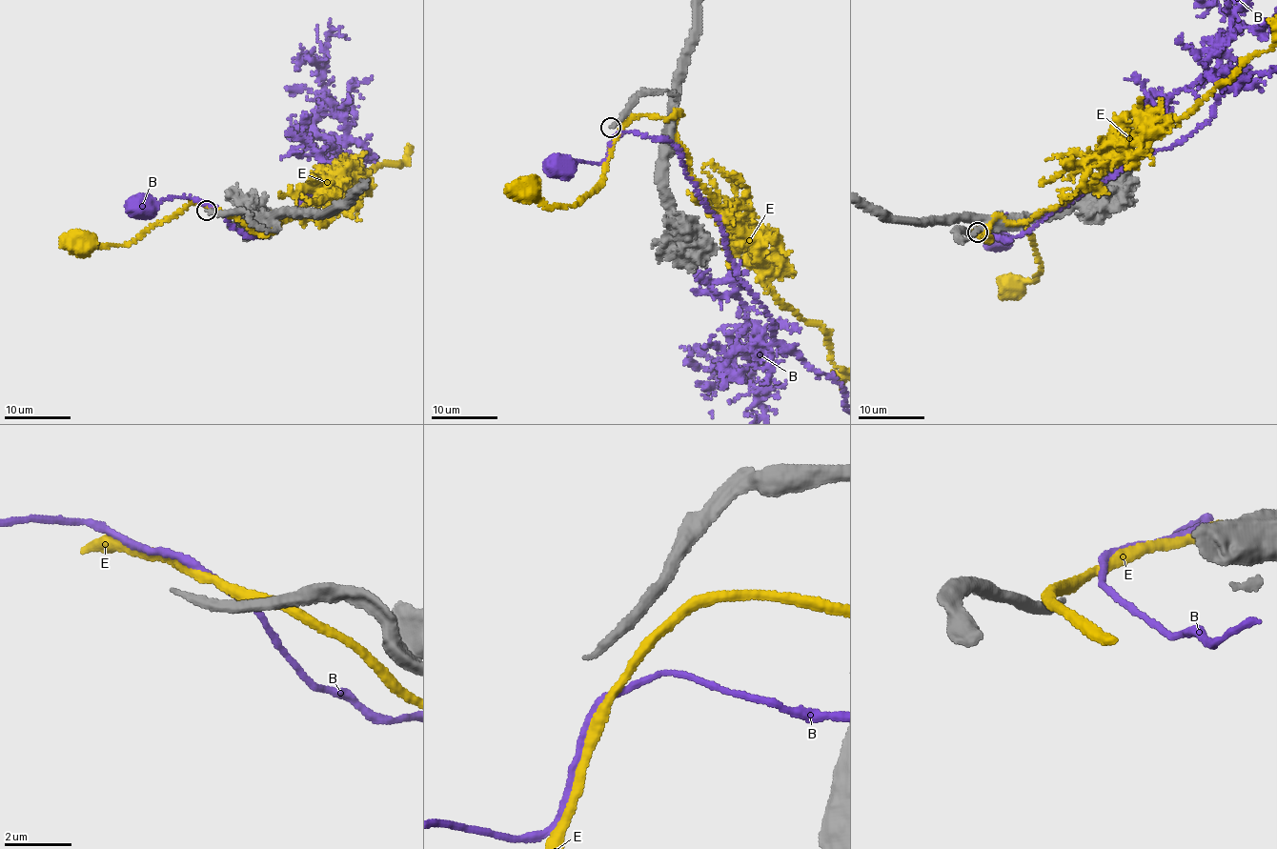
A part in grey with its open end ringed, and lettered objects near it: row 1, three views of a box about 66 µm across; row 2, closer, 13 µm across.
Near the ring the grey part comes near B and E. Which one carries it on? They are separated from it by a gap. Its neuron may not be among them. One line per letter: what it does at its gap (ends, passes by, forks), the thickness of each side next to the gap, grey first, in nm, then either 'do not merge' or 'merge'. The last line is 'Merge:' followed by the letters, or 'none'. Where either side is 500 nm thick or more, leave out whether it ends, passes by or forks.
B: it passes by; calibres 200 and 200 nm; do not merge
E: it passes by; calibres 200 and 260 nm; do not merge
Merge: none

